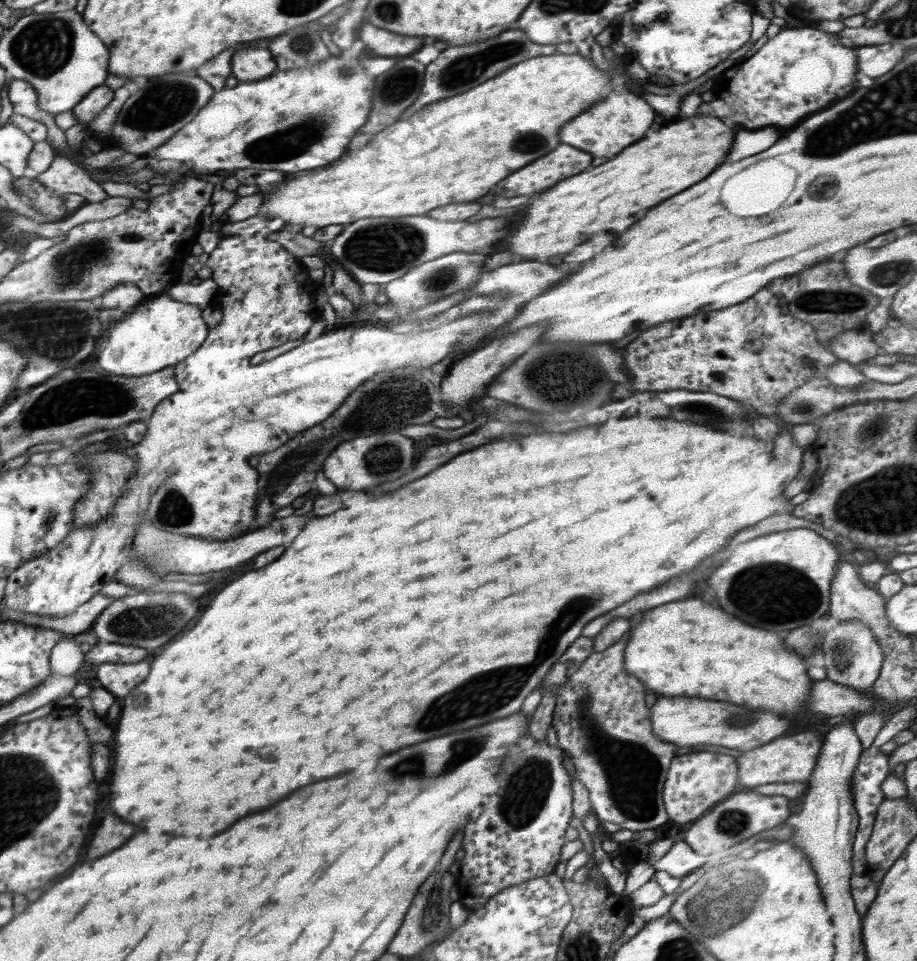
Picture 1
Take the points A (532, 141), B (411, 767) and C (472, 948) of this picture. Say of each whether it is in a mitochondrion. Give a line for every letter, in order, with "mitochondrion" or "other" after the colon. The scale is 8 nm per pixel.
A: mitochondrion
B: mitochondrion
C: other

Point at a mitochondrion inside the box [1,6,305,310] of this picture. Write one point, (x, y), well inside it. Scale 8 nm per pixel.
(45, 47)

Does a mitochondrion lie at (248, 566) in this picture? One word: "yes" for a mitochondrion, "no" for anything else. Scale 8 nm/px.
no

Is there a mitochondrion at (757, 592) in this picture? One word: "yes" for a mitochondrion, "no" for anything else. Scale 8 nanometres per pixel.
yes

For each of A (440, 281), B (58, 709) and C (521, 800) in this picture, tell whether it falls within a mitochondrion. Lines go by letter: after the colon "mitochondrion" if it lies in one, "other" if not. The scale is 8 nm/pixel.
A: mitochondrion
B: other
C: mitochondrion

